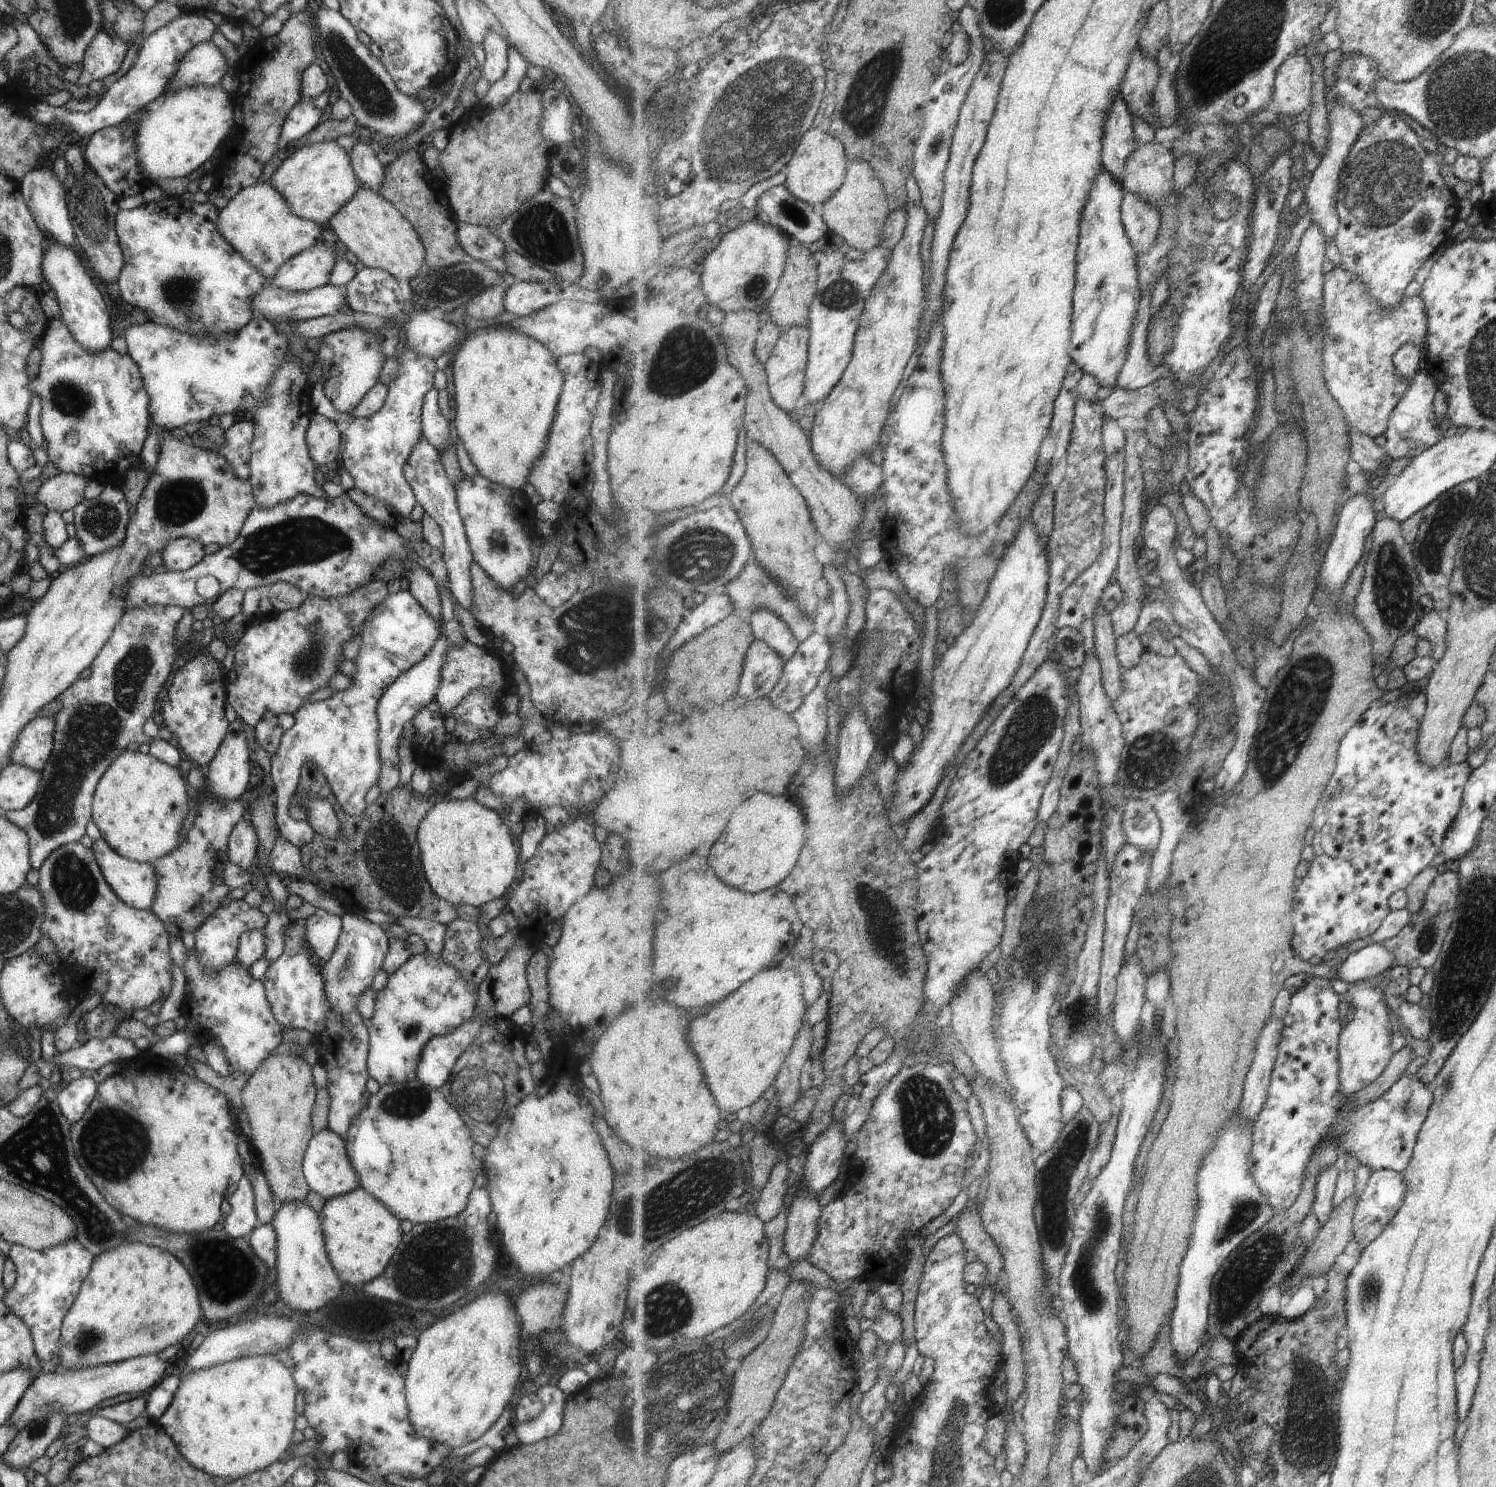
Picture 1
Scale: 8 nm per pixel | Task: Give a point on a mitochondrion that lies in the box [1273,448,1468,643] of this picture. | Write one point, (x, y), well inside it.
(1394, 587)

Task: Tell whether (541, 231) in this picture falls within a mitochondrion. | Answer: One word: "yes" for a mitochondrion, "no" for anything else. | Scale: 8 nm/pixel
yes

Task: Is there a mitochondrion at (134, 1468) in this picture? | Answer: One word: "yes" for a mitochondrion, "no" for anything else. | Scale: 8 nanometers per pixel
no

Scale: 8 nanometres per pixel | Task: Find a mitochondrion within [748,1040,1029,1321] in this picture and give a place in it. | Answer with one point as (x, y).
(926, 1114)

